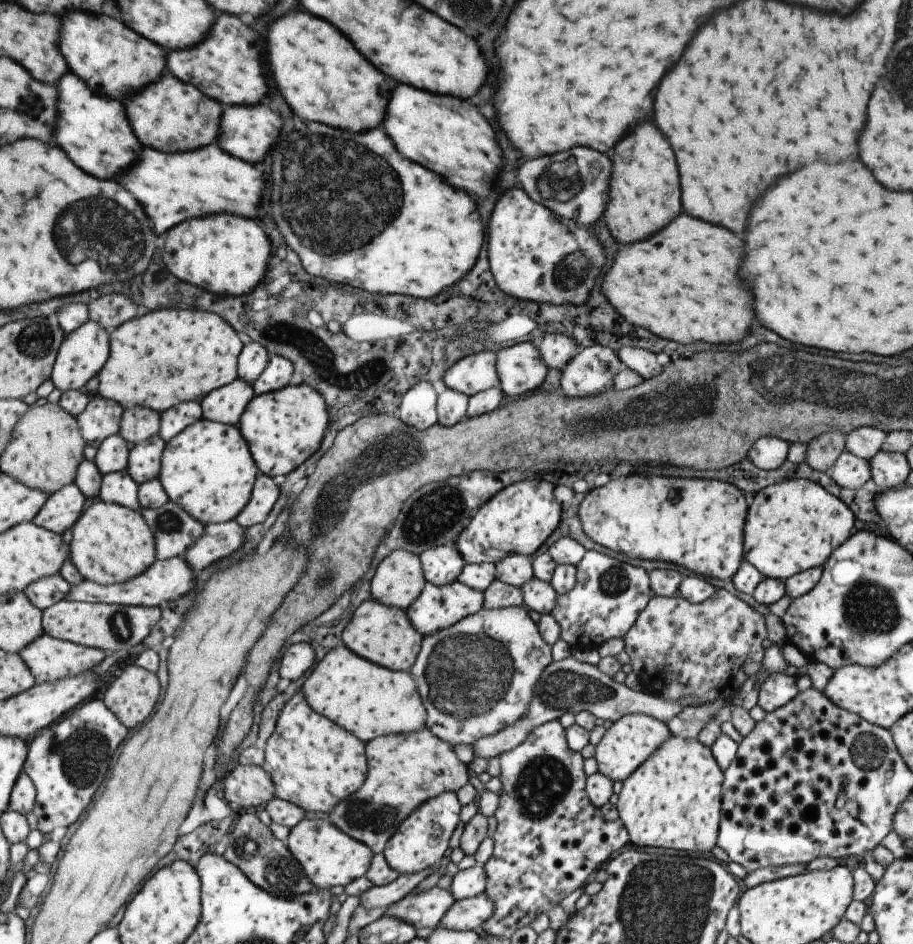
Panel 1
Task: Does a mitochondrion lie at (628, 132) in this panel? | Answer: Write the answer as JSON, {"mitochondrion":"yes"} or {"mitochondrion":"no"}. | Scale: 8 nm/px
{"mitochondrion":"no"}

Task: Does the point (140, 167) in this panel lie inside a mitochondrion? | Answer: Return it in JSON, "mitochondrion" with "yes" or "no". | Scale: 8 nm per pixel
{"mitochondrion":"no"}

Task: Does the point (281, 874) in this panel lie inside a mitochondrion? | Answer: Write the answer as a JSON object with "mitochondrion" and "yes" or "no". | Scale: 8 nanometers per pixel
{"mitochondrion":"yes"}

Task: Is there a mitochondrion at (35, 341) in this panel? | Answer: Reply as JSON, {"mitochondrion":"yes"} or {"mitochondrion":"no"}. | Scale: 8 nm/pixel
{"mitochondrion":"yes"}

